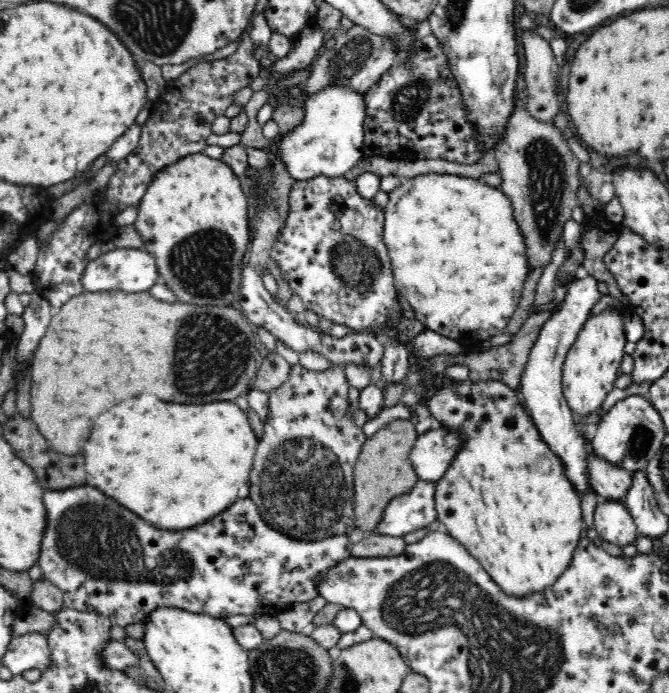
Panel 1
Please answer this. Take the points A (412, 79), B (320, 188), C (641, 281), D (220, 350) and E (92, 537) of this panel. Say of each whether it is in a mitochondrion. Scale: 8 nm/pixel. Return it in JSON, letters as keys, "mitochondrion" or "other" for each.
{"A":"mitochondrion","B":"other","C":"other","D":"mitochondrion","E":"mitochondrion"}

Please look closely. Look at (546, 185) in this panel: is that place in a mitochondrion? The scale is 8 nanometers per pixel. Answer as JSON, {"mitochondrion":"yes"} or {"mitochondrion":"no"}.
{"mitochondrion":"yes"}

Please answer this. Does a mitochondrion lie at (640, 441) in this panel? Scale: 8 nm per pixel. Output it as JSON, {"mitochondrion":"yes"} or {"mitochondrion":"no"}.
{"mitochondrion":"yes"}

